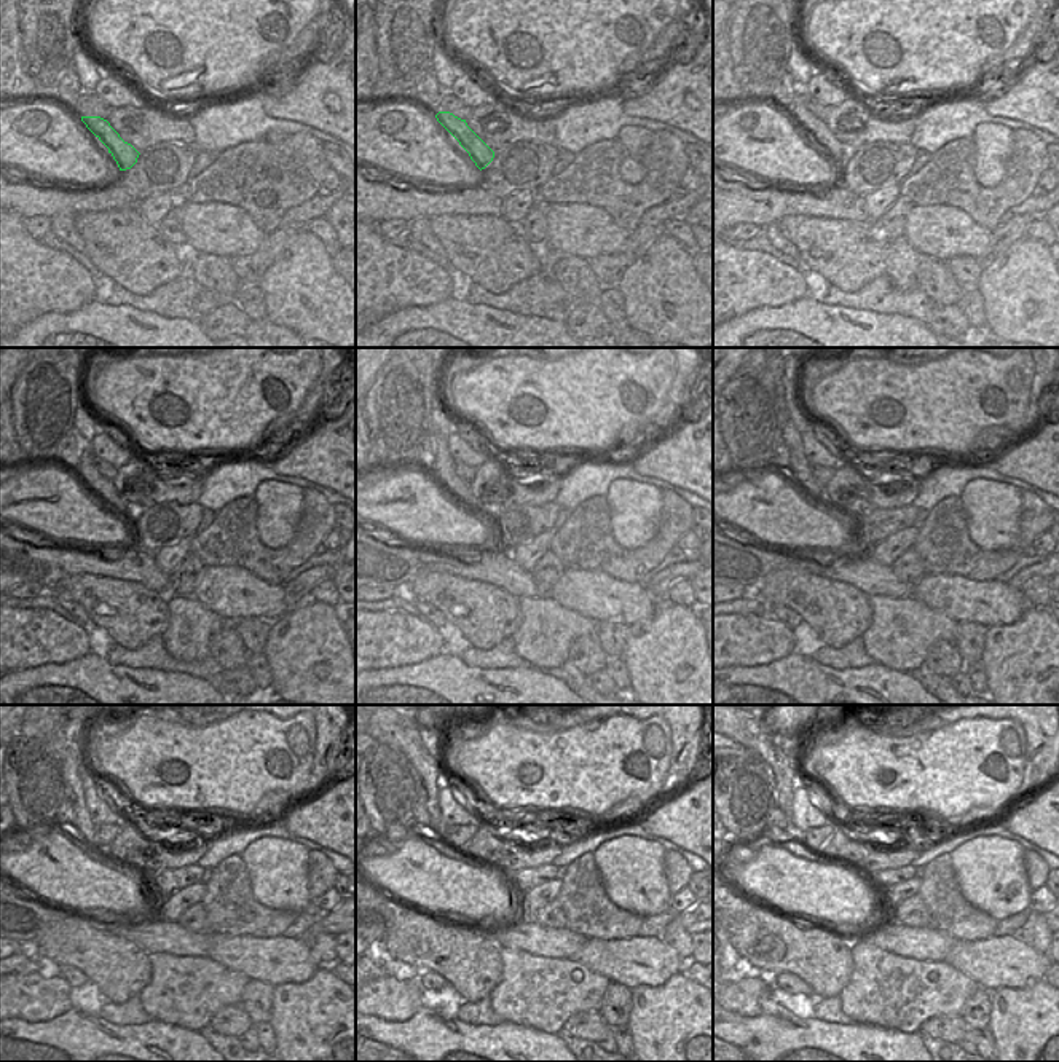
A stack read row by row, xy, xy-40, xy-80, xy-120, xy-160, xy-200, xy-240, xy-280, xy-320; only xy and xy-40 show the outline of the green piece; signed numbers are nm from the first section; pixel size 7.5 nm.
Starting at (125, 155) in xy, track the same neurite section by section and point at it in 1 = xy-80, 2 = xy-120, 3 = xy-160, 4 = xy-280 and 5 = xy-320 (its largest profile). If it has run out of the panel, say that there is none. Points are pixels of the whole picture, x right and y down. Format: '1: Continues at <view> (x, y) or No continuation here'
1: Continues at xy-80 (817, 128)
2: Continues at xy-120 (102, 487)
3: Continues at xy-160 (444, 468)
4: Continues at xy-280 (404, 737)
5: Continues at xy-320 (758, 737)

